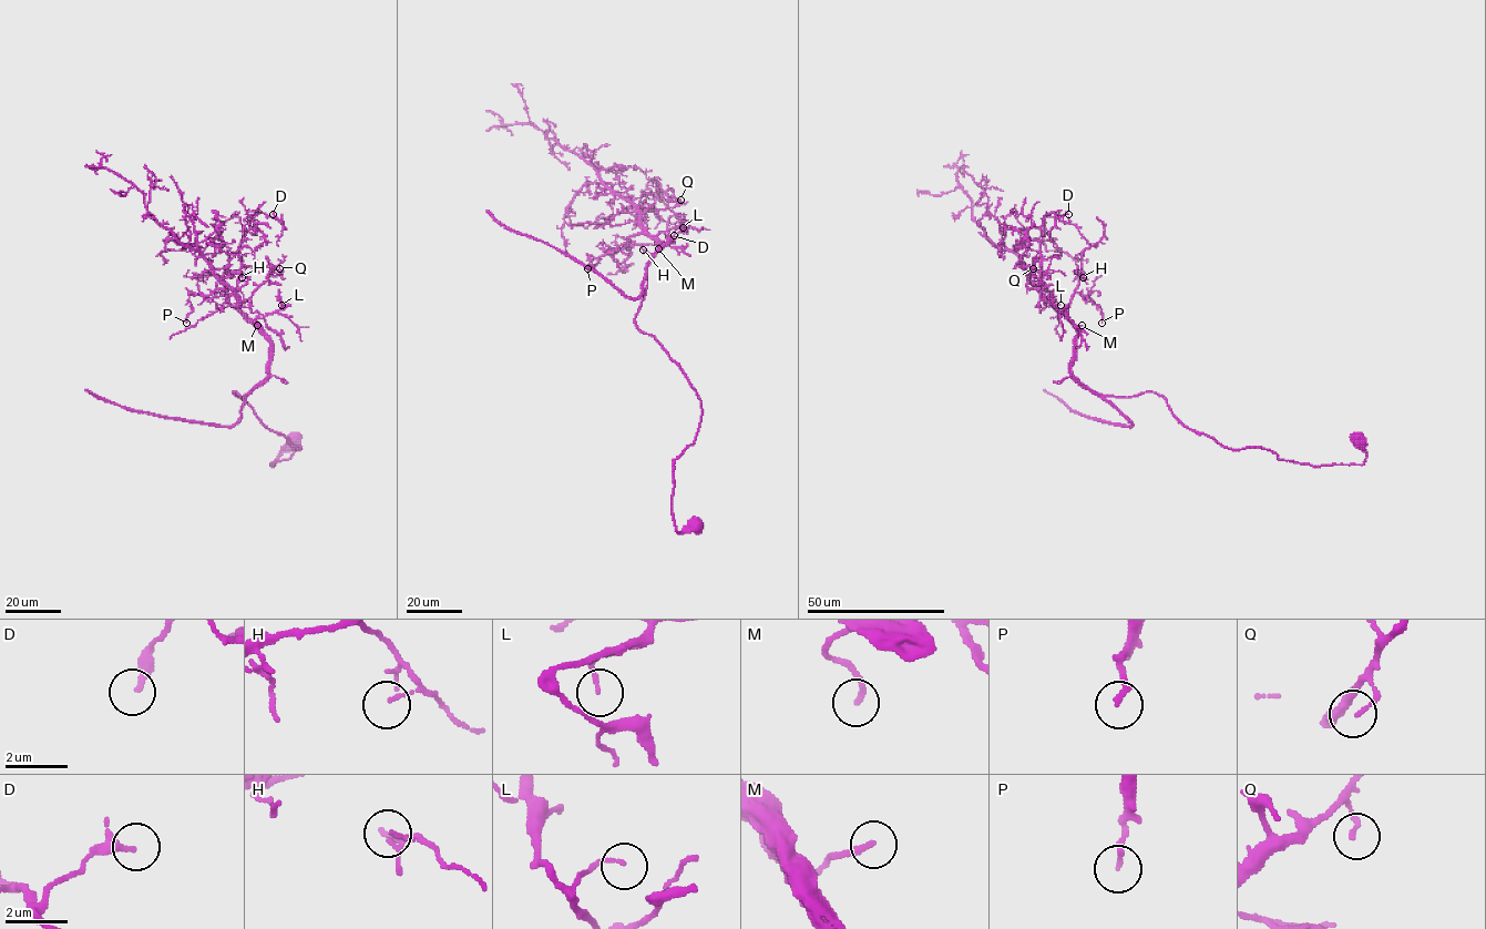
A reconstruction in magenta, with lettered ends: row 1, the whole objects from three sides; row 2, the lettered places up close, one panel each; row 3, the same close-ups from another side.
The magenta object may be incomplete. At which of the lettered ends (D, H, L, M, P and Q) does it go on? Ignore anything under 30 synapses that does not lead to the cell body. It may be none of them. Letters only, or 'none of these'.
M

